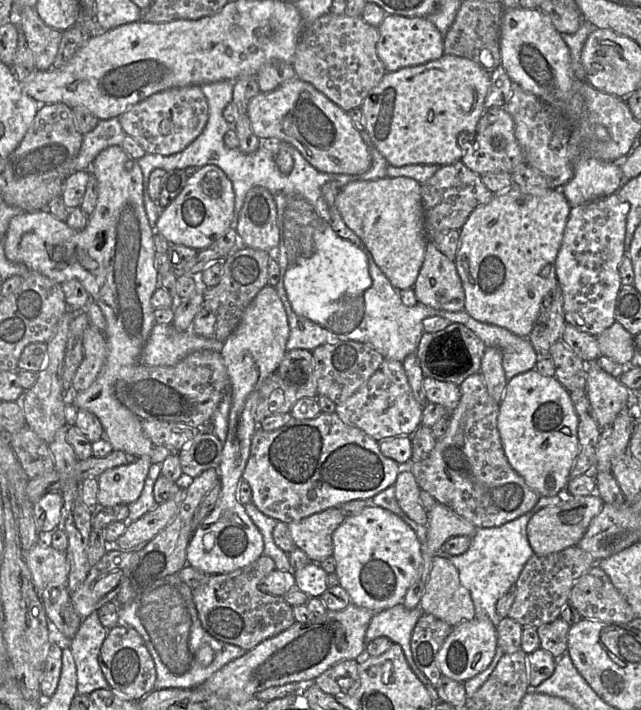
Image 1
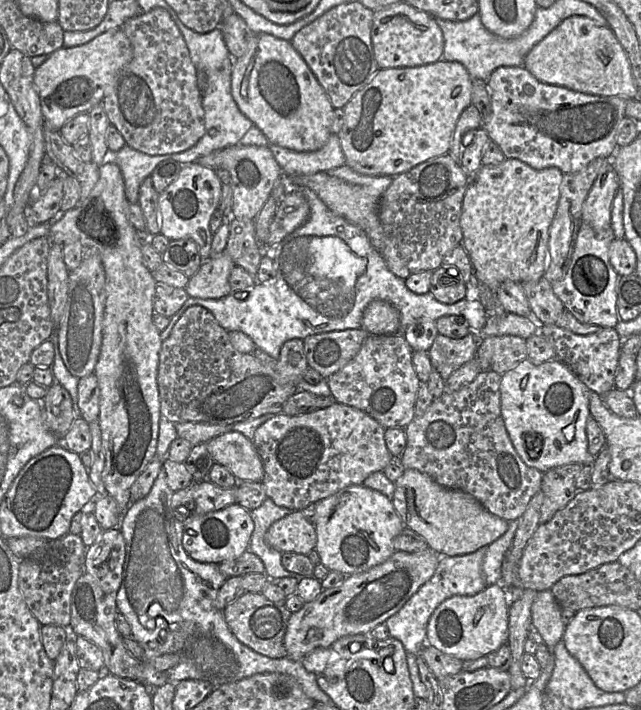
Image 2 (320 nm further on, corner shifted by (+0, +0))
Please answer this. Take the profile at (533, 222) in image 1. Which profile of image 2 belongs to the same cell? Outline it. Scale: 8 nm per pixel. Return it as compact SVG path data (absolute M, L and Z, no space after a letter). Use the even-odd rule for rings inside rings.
M506 158L497 165L482 165L470 176L460 218L462 246L481 285L496 292L506 280L523 283L544 275L549 229L560 199L563 175L556 167L535 170L518 159Z

